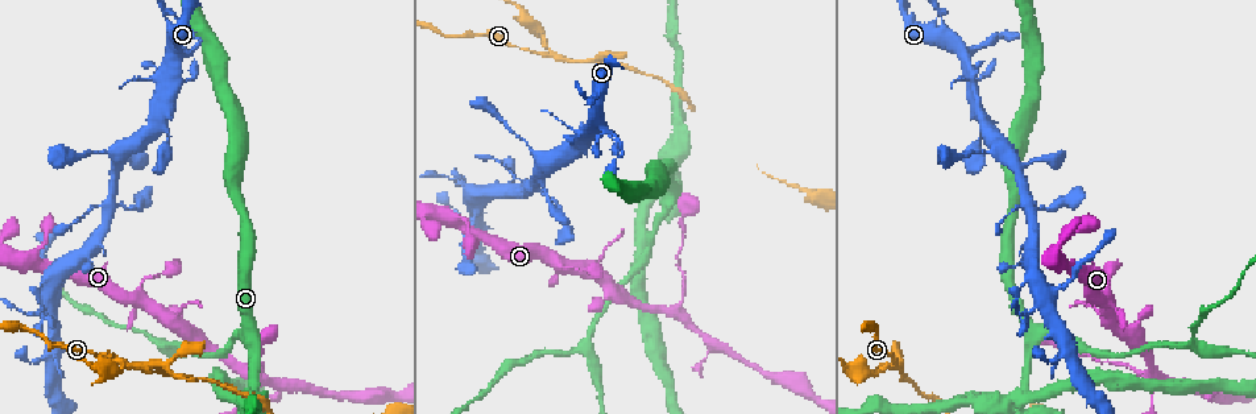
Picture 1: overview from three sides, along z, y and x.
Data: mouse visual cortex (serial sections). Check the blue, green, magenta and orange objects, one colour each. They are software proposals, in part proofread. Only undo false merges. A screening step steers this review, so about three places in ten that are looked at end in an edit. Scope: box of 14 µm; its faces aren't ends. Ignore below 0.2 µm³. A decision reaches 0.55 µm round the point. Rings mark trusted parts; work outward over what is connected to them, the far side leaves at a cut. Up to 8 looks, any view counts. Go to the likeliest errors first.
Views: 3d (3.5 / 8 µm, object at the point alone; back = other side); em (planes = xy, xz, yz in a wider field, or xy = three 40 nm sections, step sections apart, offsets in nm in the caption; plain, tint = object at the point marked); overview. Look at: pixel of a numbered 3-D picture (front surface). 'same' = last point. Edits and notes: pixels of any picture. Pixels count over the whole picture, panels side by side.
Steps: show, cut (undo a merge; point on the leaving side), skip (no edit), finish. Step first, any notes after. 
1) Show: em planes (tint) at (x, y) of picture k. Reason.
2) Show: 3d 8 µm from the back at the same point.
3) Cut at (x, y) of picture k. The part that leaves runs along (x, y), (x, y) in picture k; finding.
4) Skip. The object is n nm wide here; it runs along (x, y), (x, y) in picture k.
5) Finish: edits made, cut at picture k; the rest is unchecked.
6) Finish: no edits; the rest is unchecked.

Show: 3d 3.5 µm at (1156, 376) of picture 1. Narrows sharply.

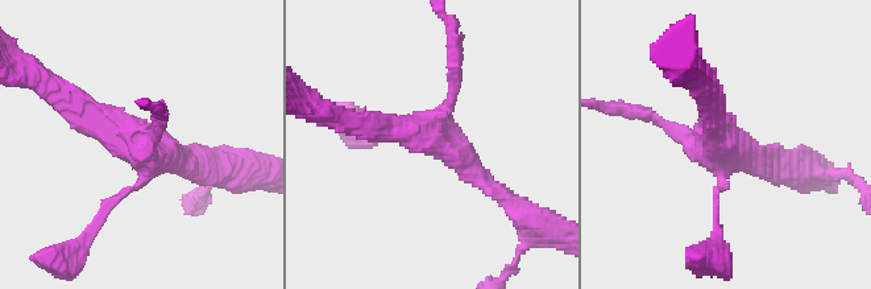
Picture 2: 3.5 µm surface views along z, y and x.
Skip. The arms are 100, 150, 250, 300 nm wide; it runs along (63, 93), (140, 149), (202, 166) in picture 2; all the same cell.

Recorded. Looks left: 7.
Show: em planes (tint) at (552, 53) of picture 1. Abrupt turn.

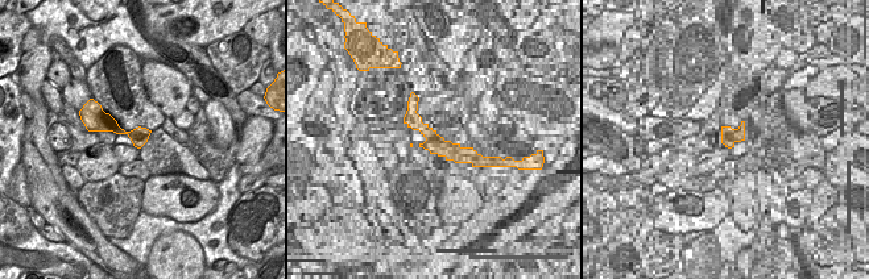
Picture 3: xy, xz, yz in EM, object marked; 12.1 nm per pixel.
Show: 3d 3.5 µm at the same point.

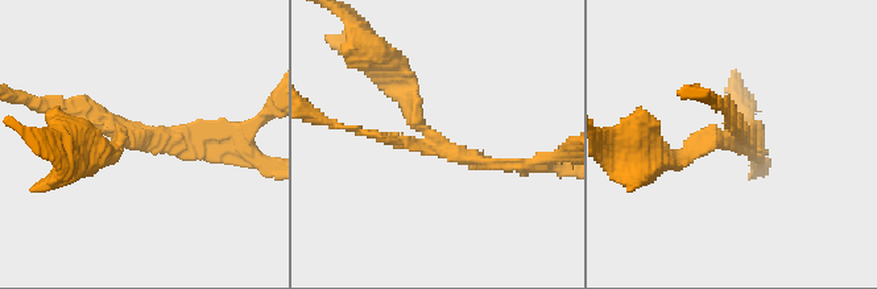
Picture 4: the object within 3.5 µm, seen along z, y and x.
Cut at (689, 145) of picture 4. The part that leaves runs along (732, 136), (678, 161), (638, 145) in picture 4; a second cell is stuck on.

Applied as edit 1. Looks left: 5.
Show: 3d 3.5 µm from the back at (1021, 398) of picture 1. Four or more arms meet.

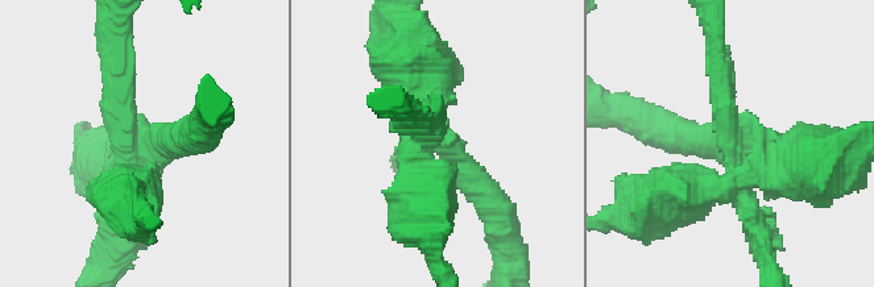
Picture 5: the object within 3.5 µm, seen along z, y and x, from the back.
Show: em xy step 5 (tint) at (135, 138) of picture 5. 4 arms meet here; the arms are 250, 300, 350, 600 nm wide; now the EM.

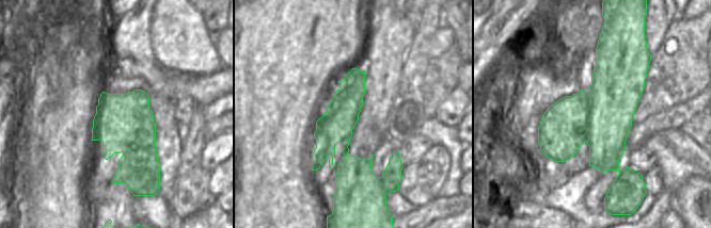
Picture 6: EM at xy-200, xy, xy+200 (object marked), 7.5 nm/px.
Cut at (98, 175) of picture 5. A border runs along (589, 91), (589, 126), (585, 141) in picture 6; two cells meet here.

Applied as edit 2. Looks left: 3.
Finish: edits made, cut at picture 4, cut at picture 5; the rest is unchecked.

